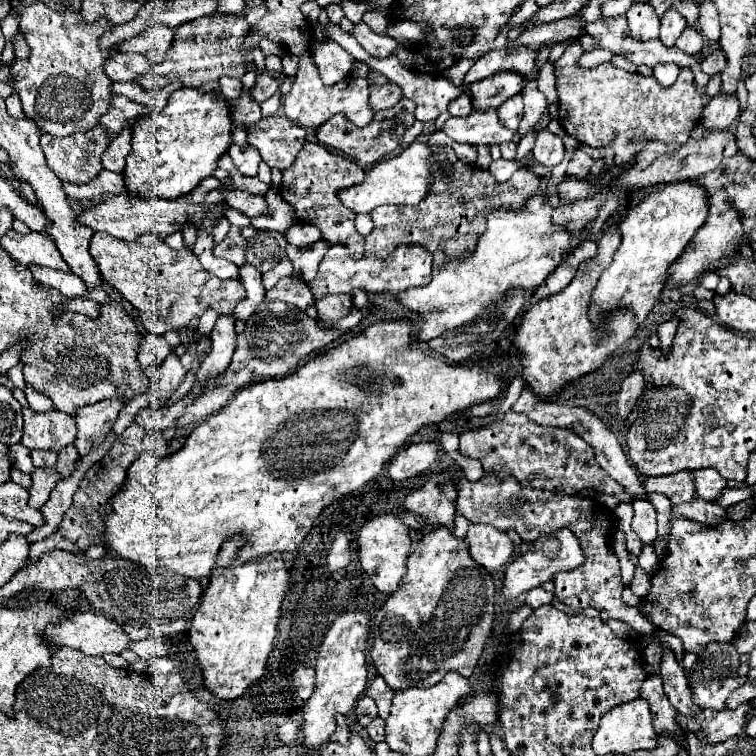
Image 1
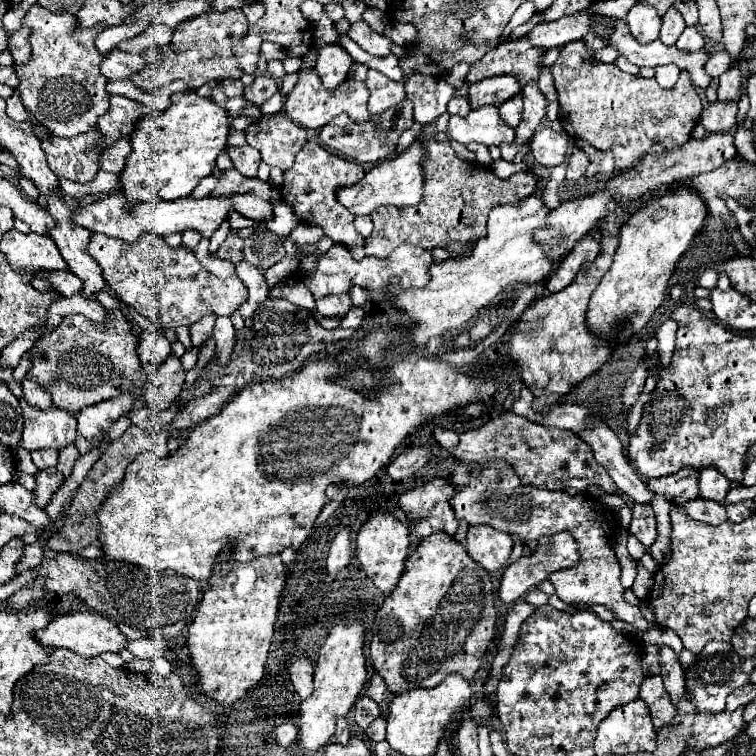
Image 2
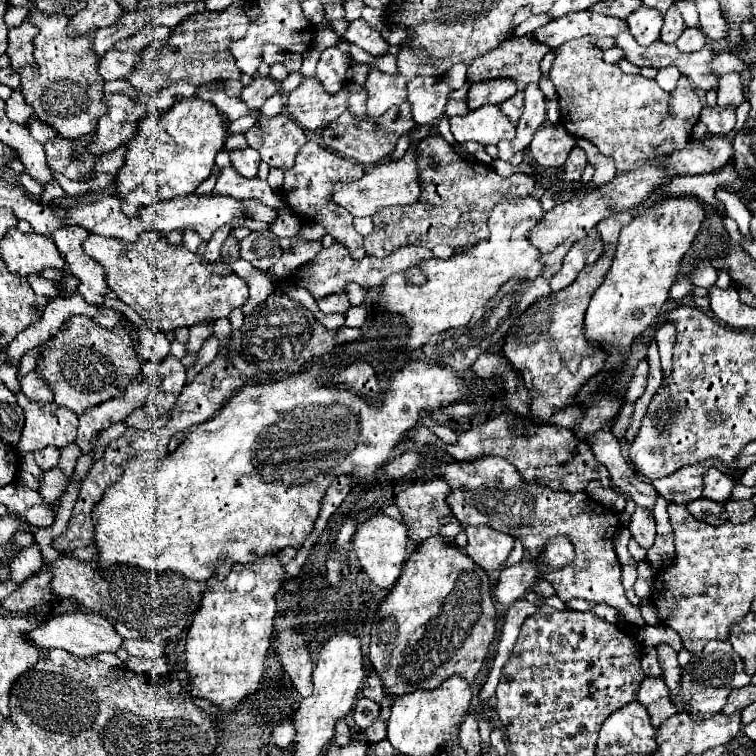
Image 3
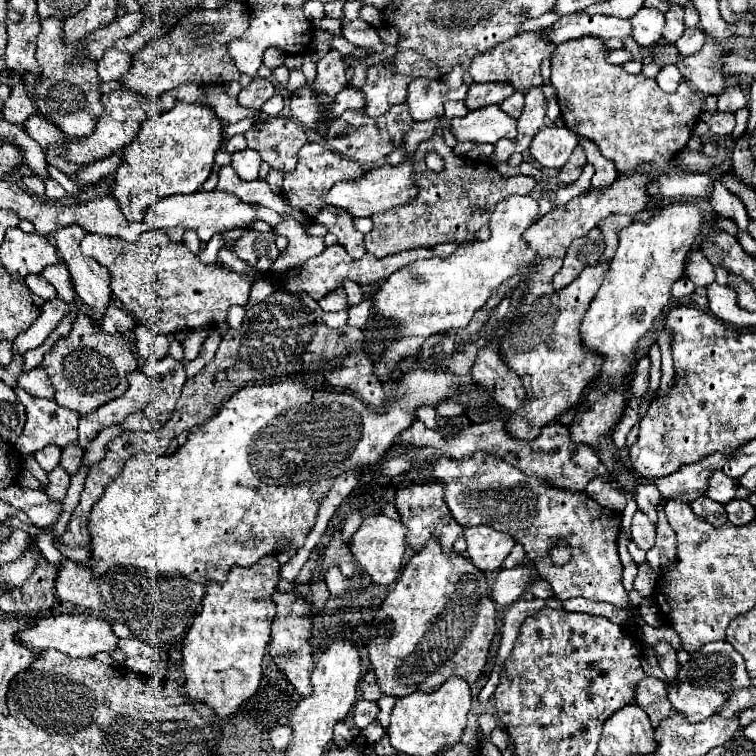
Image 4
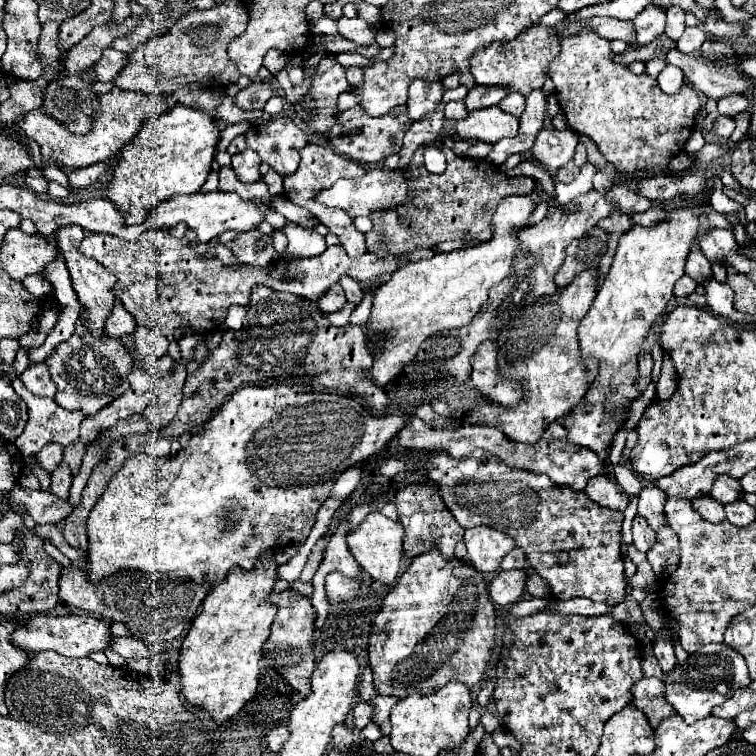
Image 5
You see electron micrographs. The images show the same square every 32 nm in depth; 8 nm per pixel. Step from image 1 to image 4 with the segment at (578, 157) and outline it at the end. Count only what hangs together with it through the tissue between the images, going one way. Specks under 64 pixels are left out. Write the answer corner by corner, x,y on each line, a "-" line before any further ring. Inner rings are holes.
576,146
570,160
564,164
564,168
558,172
558,180
562,184
572,184
578,180
582,168
586,164
586,154
584,154
584,148
582,146

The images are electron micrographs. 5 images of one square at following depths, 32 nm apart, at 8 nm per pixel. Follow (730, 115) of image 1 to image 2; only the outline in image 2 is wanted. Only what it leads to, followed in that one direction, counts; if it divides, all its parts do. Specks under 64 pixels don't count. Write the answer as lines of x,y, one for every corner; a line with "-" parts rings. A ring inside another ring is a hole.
714,100
702,110
700,124
708,132
728,132
736,126
736,114
738,114
738,104
734,100

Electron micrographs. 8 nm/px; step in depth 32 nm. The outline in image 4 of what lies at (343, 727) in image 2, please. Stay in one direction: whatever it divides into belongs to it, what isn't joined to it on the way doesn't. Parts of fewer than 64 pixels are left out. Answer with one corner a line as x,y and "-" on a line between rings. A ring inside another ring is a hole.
338,722
338,724
334,726
333,739
334,744
340,746
340,748
344,748
344,746
348,746
348,744
352,742
353,736
344,722

